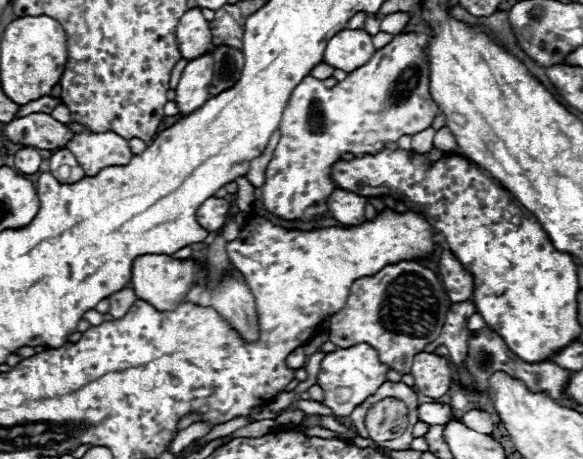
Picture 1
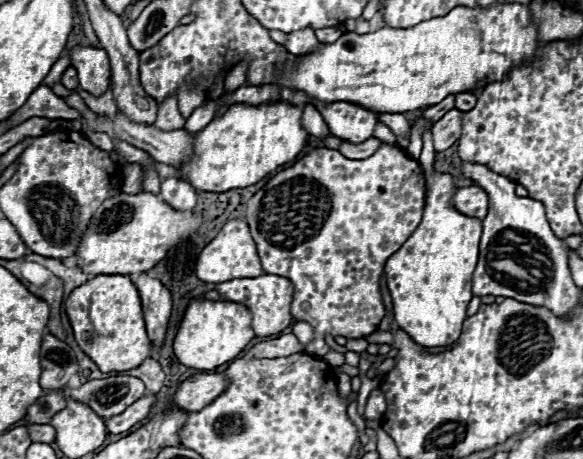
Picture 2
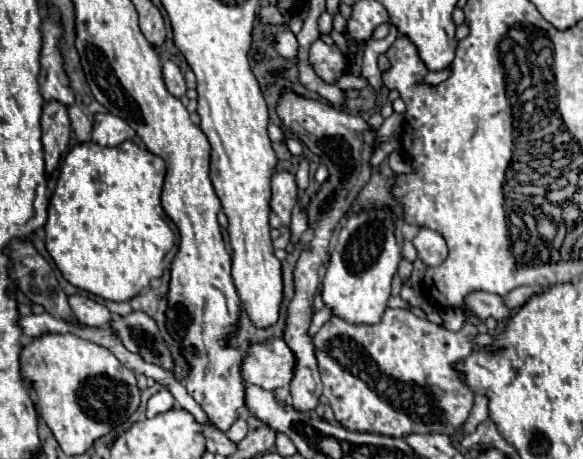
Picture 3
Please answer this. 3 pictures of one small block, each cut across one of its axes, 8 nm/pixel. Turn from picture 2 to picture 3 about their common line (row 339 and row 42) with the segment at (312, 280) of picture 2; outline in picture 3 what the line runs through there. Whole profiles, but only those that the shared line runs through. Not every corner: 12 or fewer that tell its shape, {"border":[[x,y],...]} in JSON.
{"border":[[322,40],[310,46],[310,64],[326,84],[348,70],[346,54]]}

